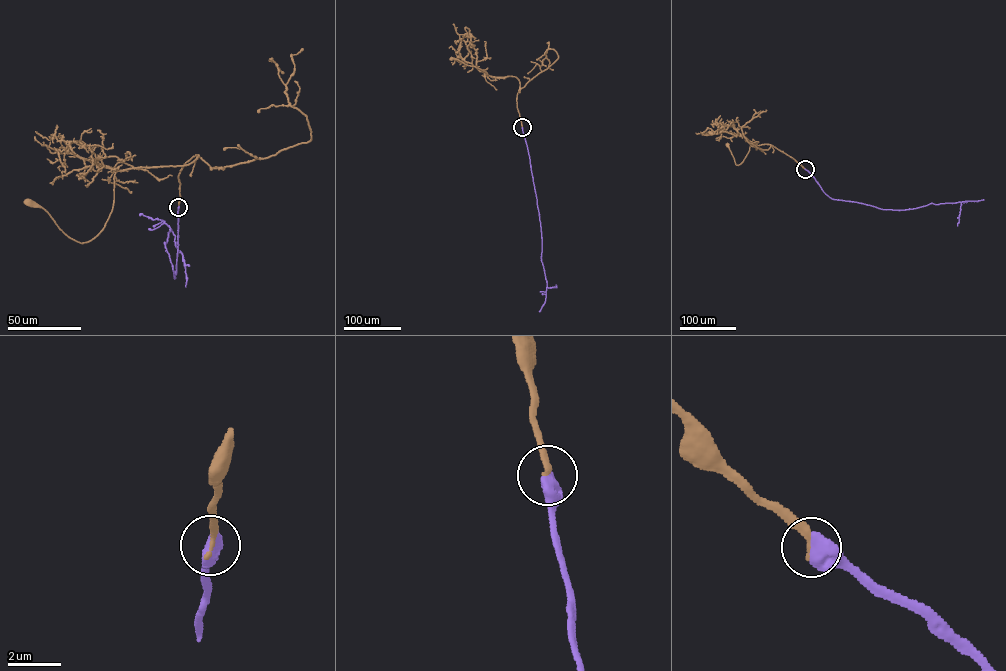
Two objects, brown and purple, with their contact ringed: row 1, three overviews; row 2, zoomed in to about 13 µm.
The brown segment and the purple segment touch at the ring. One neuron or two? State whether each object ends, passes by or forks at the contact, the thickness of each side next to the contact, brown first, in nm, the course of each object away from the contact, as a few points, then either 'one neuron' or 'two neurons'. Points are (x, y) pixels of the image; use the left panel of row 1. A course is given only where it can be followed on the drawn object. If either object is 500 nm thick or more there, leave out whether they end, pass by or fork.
calibres 240 and 700 nm; course brown (178, 207), (180, 170), (197, 155), (185, 165), (115, 170), (112, 209), (87, 242), (69, 238), (28, 203); course purple (178, 207), (175, 278), (164, 243), (167, 239), (169, 226), (164, 220), (139, 215); one neuron

